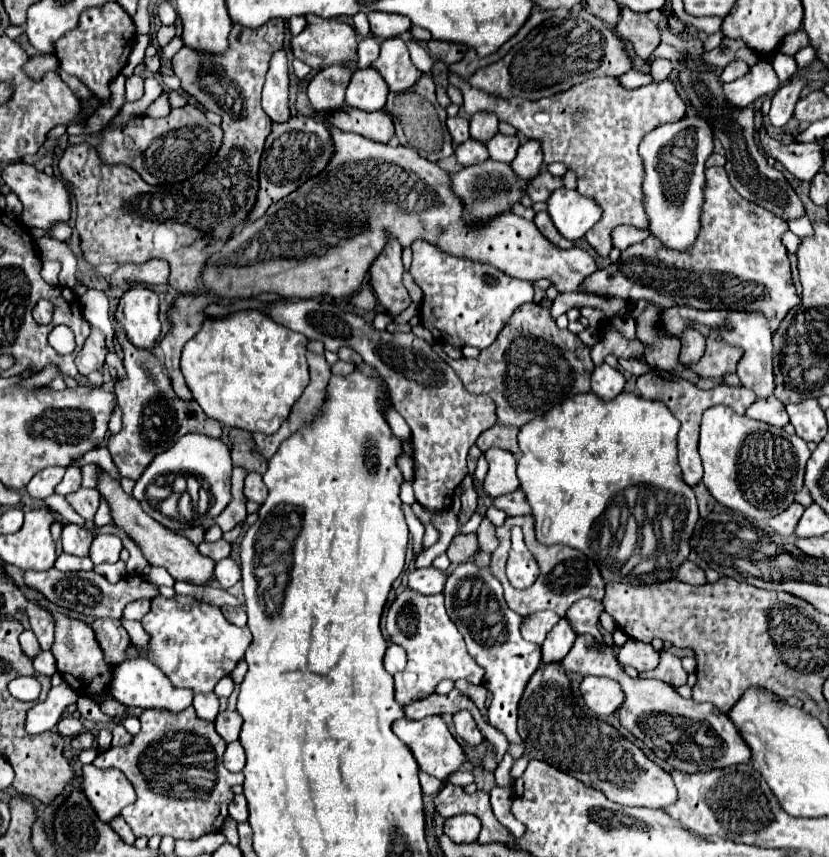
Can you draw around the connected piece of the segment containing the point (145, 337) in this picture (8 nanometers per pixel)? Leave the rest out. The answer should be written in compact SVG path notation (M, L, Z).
M142 285L130 287L120 299L114 317L128 341L138 349L150 349L160 335L158 295Z

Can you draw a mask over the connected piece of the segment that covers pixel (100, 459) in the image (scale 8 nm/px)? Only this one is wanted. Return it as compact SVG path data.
M96 447L96 449L92 449L92 451L86 451L86 453L82 455L82 459L78 459L74 465L82 467L82 465L86 465L86 463L96 463L96 465L104 467L110 475L114 475L116 479L120 479L118 469L114 469L112 463L110 463L110 453L108 453L106 447Z

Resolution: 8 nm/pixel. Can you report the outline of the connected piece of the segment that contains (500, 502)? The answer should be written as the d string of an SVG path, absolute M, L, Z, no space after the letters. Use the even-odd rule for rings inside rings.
M516 489L514 493L506 493L494 499L494 507L502 509L506 515L530 515L530 505L526 501L526 495L522 489Z

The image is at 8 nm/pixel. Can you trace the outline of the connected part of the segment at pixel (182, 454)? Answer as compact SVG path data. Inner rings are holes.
M188 433L188 435L184 435L182 439L178 439L168 451L164 451L164 453L160 453L160 455L154 457L154 461L150 463L150 467L148 467L148 469L142 473L142 477L136 481L136 487L134 487L134 493L132 493L134 499L142 505L142 509L144 509L152 519L156 519L158 523L162 523L162 525L168 527L168 529L178 531L178 529L182 529L186 523L172 521L170 517L166 517L166 515L162 515L160 511L152 509L150 503L146 501L146 487L148 487L150 483L154 483L156 477L160 477L160 475L170 475L170 473L174 473L174 475L194 475L194 477L202 477L202 479L206 479L208 485L210 485L212 503L210 503L208 513L206 513L204 517L200 517L198 521L192 521L194 525L206 525L206 521L212 521L214 517L218 517L220 511L222 511L222 509L230 503L230 499L232 499L232 495L230 495L230 473L232 473L230 449L228 449L220 439L210 439L210 437L198 435L198 433Z

